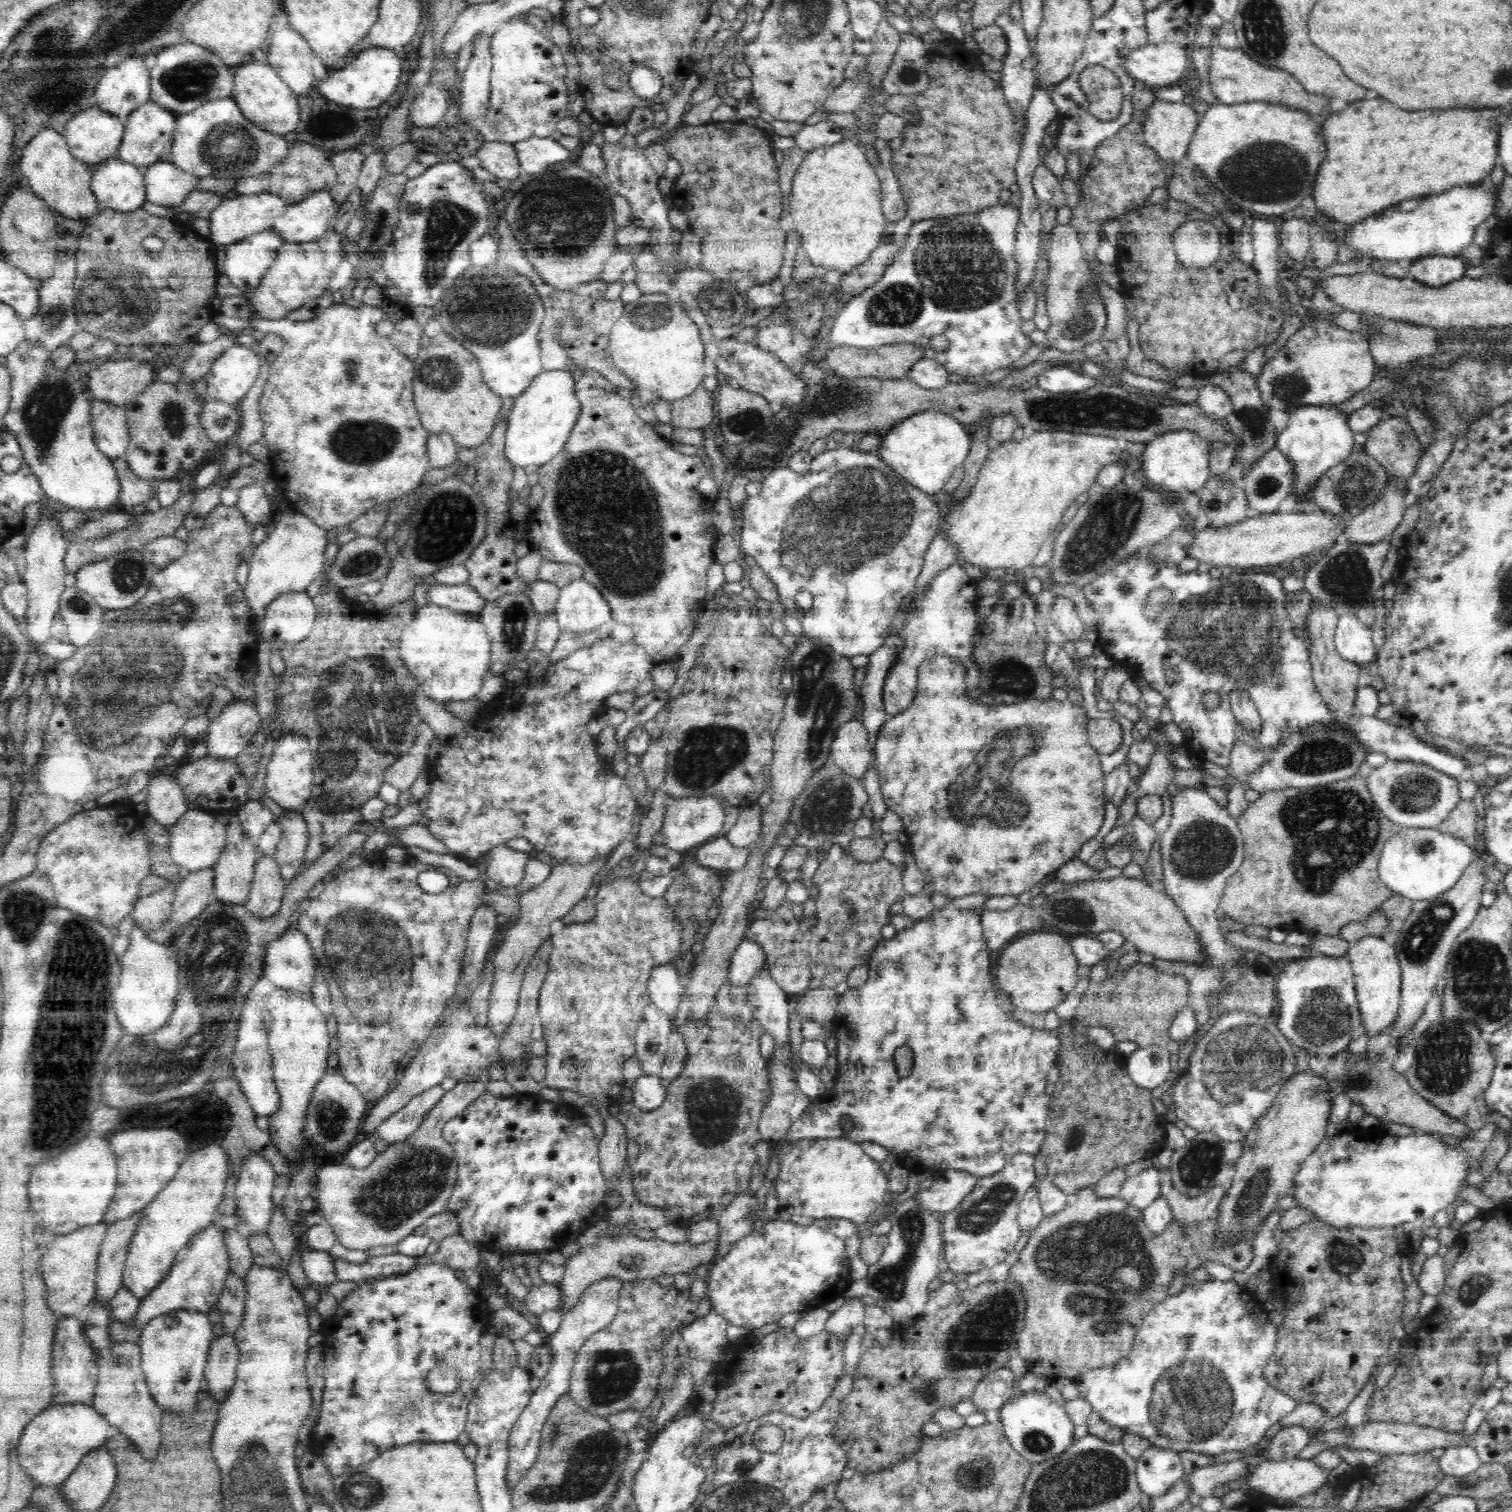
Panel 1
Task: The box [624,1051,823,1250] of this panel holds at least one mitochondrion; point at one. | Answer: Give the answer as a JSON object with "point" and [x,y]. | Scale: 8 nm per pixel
{"point":[712,1108]}

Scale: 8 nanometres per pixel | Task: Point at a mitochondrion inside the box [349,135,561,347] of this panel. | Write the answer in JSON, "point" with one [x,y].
{"point":[448,223]}

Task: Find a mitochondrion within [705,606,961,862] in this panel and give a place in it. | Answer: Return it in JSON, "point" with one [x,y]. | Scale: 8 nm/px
{"point":[819,697]}

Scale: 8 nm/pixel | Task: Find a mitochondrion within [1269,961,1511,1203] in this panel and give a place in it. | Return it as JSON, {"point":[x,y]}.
{"point":[1445,1064]}

